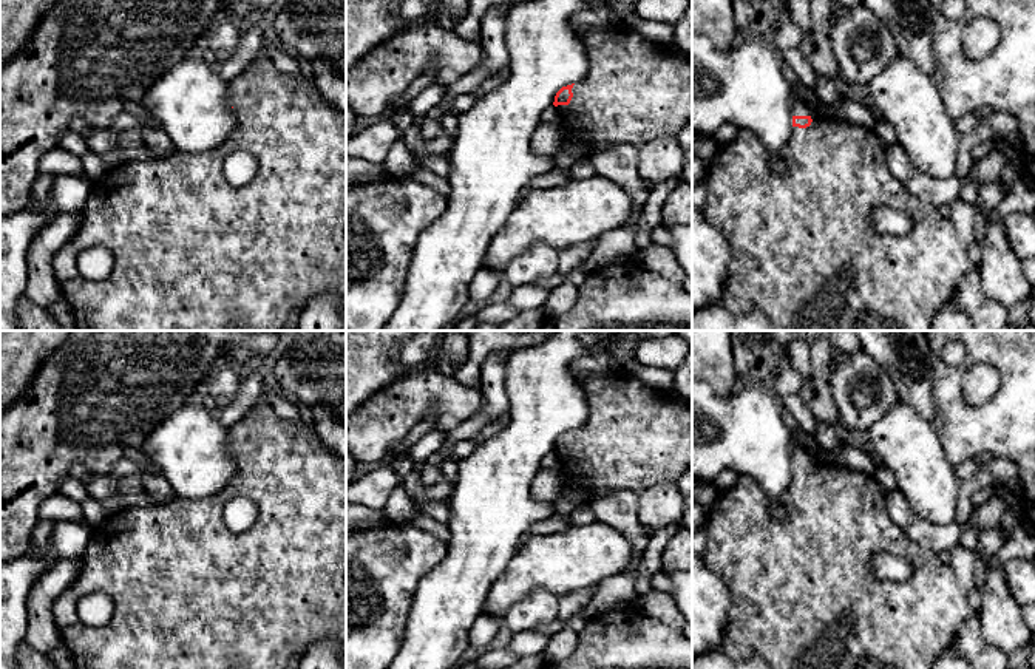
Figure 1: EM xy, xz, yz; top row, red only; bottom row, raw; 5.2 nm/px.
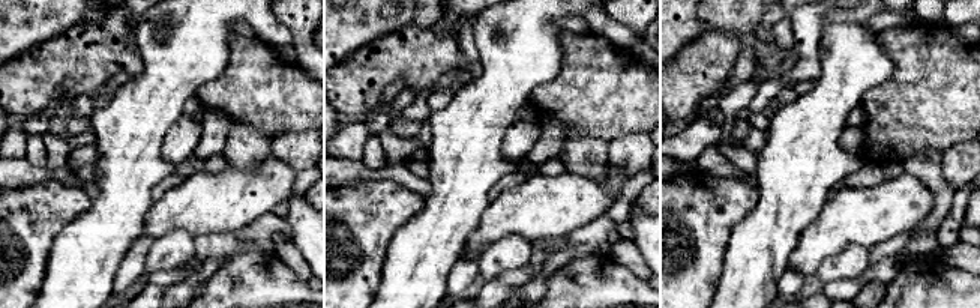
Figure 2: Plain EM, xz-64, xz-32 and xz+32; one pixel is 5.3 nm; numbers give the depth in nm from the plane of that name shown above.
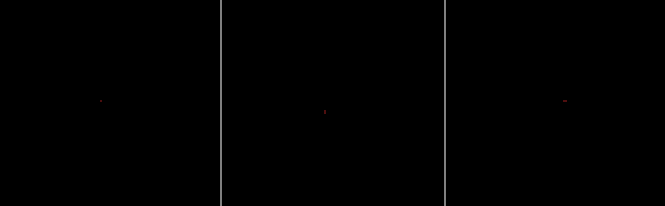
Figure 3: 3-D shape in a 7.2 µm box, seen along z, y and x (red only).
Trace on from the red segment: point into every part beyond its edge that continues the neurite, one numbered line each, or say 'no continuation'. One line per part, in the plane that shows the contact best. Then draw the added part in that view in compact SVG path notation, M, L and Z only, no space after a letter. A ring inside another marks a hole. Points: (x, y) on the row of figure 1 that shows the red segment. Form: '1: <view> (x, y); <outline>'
1: yz (802, 249); M794 91L791 93L791 114L809 116L813 122L806 128L792 127L791 139L780 151L782 159L788 164L786 175L780 176L771 168L772 153L752 131L745 128L737 131L737 136L731 144L718 145L714 158L706 167L708 199L701 212L704 218L728 238L731 246L723 304L735 315L751 311L763 312L774 331L930 331L935 312L947 300L953 298L961 280L970 269L970 258L967 253L969 244L959 238L950 218L941 216L936 207L928 205L908 193L891 175L887 164L887 148L873 130L826 117L813 110ZM877 207L890 207L908 213L913 219L911 229L899 236L874 232L871 229L870 216Z

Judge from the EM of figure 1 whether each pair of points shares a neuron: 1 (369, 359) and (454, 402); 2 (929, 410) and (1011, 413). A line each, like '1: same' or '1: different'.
1: different
2: different

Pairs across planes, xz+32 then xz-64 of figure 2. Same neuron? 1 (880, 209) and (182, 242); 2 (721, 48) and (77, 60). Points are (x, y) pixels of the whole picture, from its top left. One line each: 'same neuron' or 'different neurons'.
1: different neurons
2: same neuron

